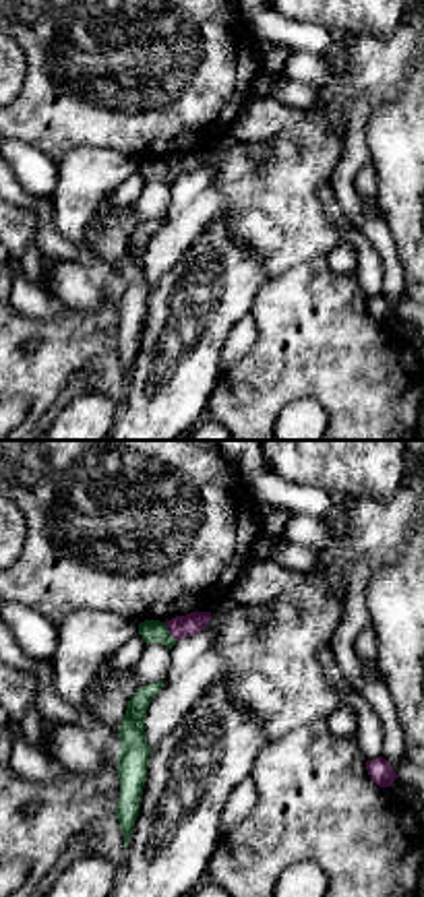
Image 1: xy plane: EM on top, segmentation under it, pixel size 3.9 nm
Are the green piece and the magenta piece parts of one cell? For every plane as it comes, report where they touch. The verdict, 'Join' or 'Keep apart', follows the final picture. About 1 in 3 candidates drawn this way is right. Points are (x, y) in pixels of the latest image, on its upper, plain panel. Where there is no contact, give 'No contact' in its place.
Touches green at (168, 168)

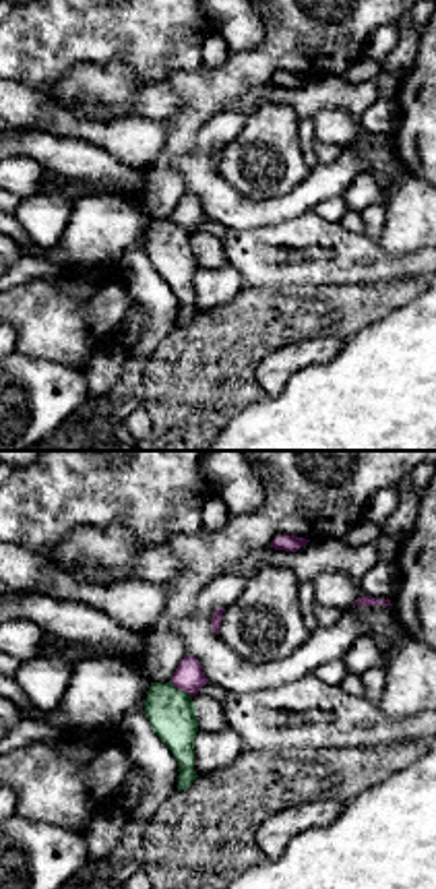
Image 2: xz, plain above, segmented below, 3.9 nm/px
Touches green at (182, 228)

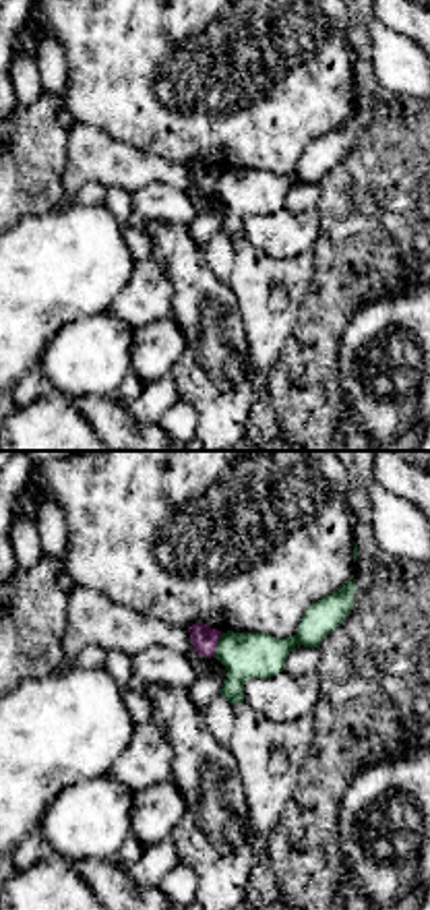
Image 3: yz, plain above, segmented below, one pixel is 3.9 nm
Touches green at (218, 183)

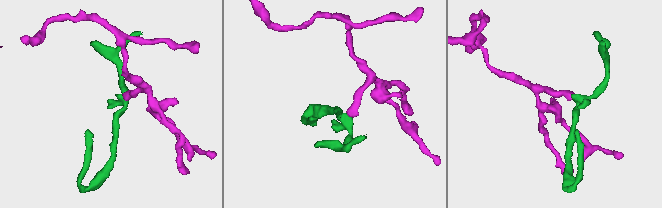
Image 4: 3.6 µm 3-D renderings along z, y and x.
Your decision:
Keep apart

